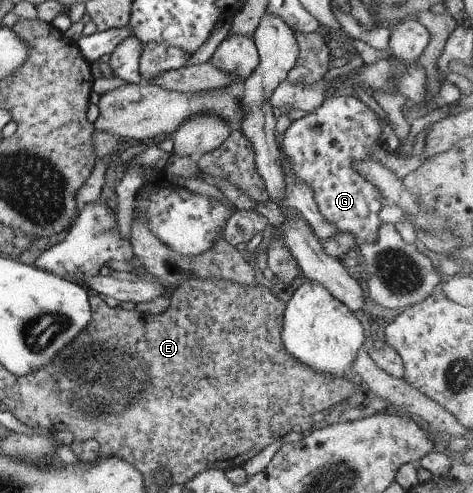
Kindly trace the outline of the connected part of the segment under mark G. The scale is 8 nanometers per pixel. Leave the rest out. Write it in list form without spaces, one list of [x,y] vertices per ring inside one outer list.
[[[334,94],[331,98],[326,98],[314,111],[292,121],[282,129],[280,151],[289,159],[291,174],[298,182],[311,187],[319,214],[336,229],[349,231],[355,237],[357,245],[362,242],[372,243],[376,239],[381,222],[378,219],[378,211],[383,205],[380,203],[382,200],[379,199],[378,189],[353,170],[353,163],[368,158],[371,145],[380,146],[377,141],[379,133],[380,124],[377,115],[354,94]]]

